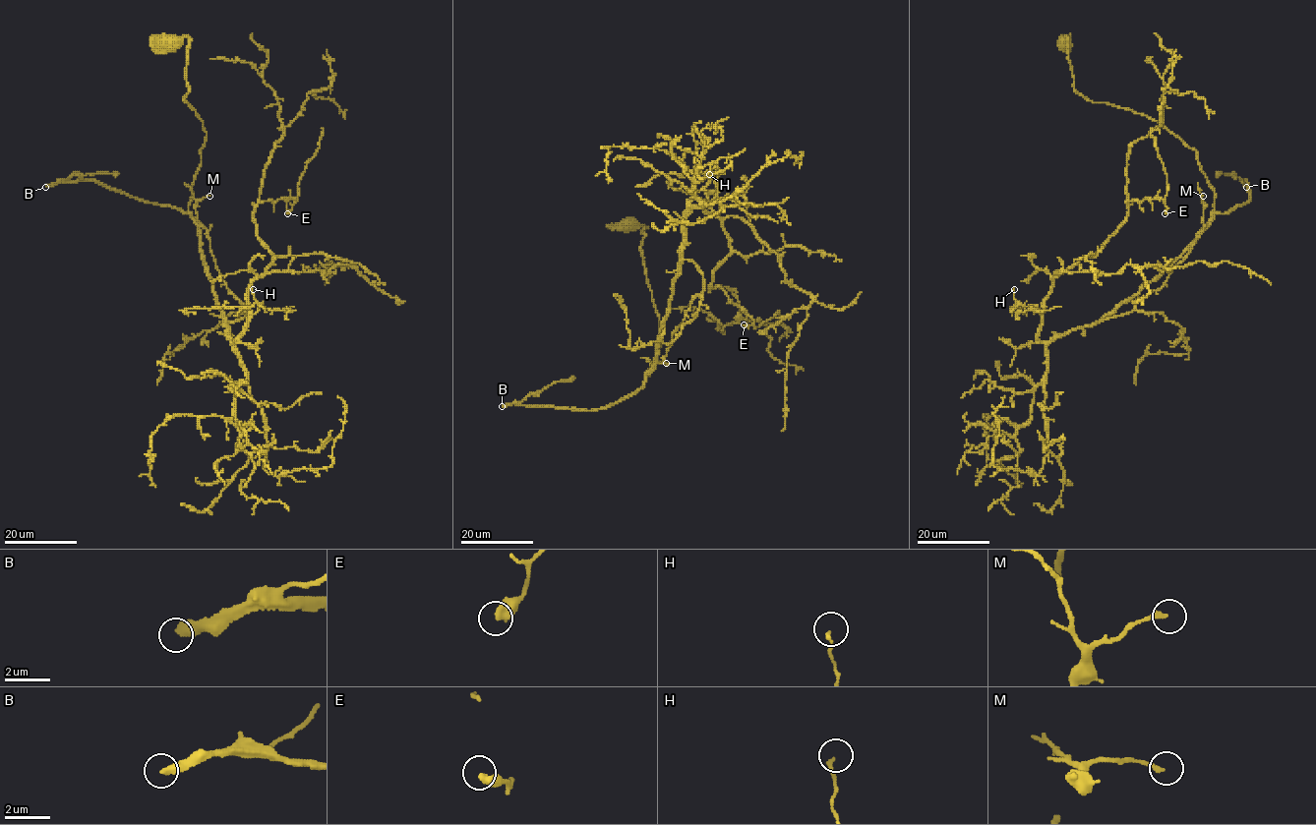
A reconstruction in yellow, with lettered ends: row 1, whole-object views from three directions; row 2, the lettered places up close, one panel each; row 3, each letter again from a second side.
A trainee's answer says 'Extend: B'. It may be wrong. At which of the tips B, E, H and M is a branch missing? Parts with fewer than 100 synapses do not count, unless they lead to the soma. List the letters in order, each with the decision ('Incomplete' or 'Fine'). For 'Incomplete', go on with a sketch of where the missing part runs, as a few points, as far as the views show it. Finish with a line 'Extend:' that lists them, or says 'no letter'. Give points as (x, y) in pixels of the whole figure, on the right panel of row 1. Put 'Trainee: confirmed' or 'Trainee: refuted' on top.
Trainee: confirmed
B: Incomplete. Course of what is missing: (1246, 187), (1235, 188), (1217, 166), (1222, 149), (1213, 153), (1200, 130), (1200, 118), (1228, 90), (1233, 100)
E: Fine
H: Fine
M: Fine
Extend: B

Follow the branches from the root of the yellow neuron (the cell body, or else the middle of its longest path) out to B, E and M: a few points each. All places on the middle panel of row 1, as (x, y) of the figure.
B: (628, 225), (645, 227), (643, 265), (662, 330), (644, 384), (592, 410), (502, 406)
E: (628, 225), (645, 227), (662, 330), (645, 374), (692, 198), (730, 241), (709, 287), (754, 322), (744, 324)
M: (628, 225), (645, 227), (662, 330), (645, 374), (679, 264), (702, 275), (665, 361), (651, 365), (666, 363)

